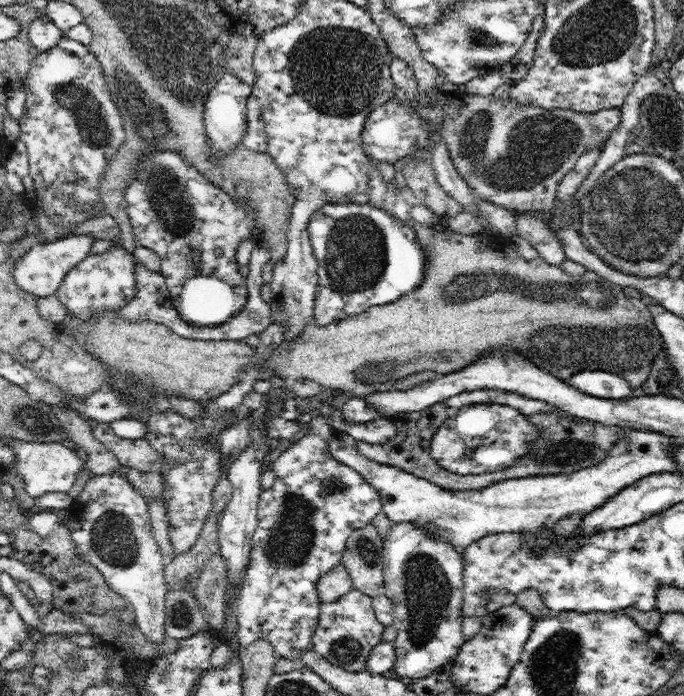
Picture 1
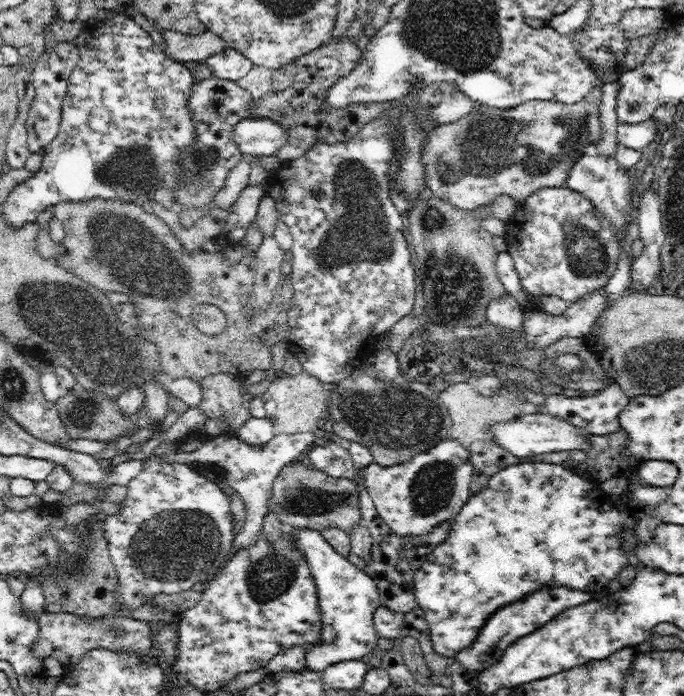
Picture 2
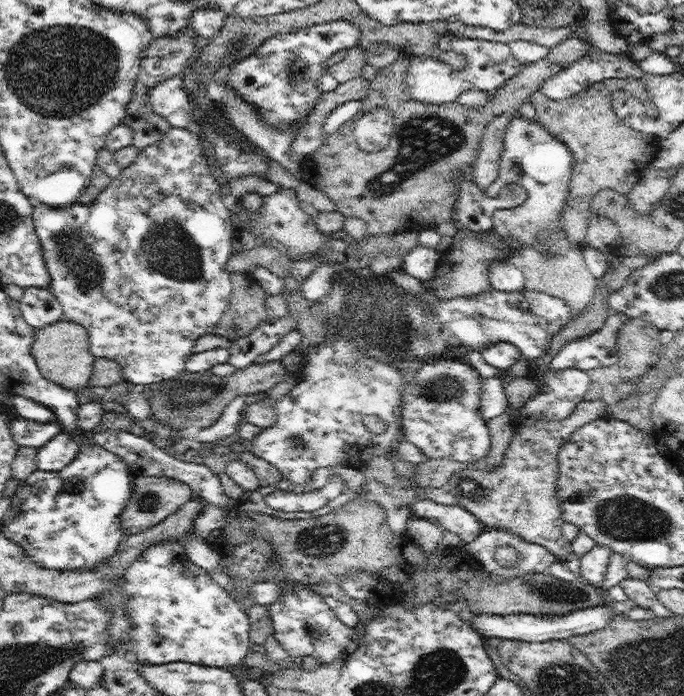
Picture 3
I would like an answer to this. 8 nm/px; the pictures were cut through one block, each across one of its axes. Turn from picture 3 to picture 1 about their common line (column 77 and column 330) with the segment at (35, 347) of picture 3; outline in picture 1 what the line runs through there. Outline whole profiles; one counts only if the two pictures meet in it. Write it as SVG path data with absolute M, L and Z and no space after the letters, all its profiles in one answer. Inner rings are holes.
M417 221L416 224L414 224L413 230L415 231L416 237L420 240L422 249L424 249L426 261L430 263L428 274L425 274L424 280L414 292L404 294L404 296L400 297L396 302L373 306L365 310L362 314L342 319L334 324L320 326L316 323L315 319L312 318L293 341L282 341L267 358L268 364L266 364L266 367L268 367L268 373L270 373L270 375L265 375L265 377L280 377L282 380L291 381L291 383L300 380L300 378L307 378L308 380L321 384L321 386L331 388L336 392L348 391L352 392L353 396L364 398L367 394L376 391L392 391L398 380L411 376L412 374L432 371L445 375L470 366L472 362L476 362L475 360L477 358L480 358L483 354L489 353L490 351L495 351L496 349L508 351L516 348L516 351L525 356L526 352L536 350L534 356L532 356L532 362L536 364L536 367L542 368L545 372L554 375L557 379L562 378L562 380L567 381L573 374L578 372L600 370L621 376L628 380L630 387L637 389L637 387L648 378L652 370L652 362L654 362L654 359L661 354L665 348L660 331L657 329L655 322L653 322L653 316L650 314L649 306L642 302L641 298L643 293L634 287L624 287L614 284L608 279L598 276L593 270L586 270L582 276L570 276L558 265L548 264L540 257L527 261L516 252L514 244L511 241L501 239L494 235L470 234L470 236L464 236L464 234L458 234L458 232L454 232L454 230L450 230L449 227L443 225L436 230L434 236L431 236L431 230L429 228L421 228Z

